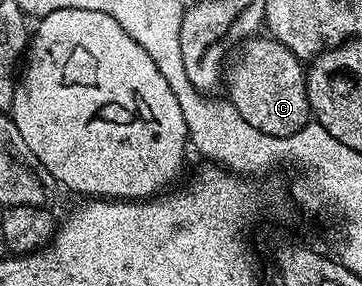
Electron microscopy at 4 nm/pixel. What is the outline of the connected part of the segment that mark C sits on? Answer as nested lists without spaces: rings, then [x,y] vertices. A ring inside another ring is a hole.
[[[258,34],[245,41],[242,53],[234,65],[224,72],[225,95],[236,106],[240,118],[248,126],[256,126],[264,134],[291,136],[305,124],[311,123],[312,113],[306,93],[306,68],[288,46],[266,34]]]

